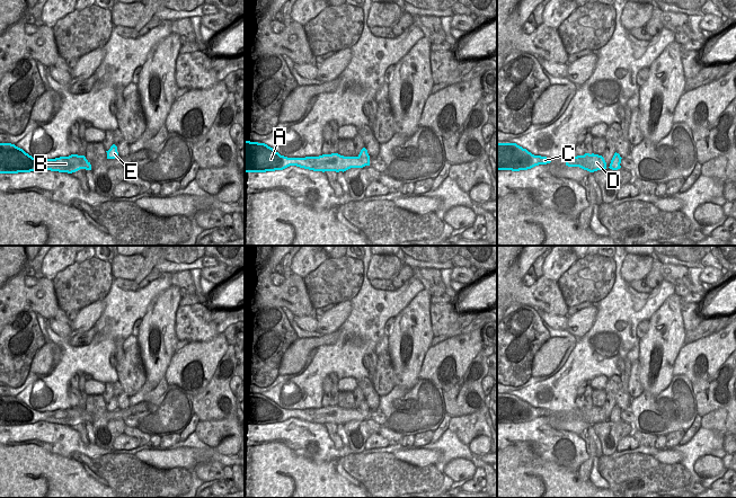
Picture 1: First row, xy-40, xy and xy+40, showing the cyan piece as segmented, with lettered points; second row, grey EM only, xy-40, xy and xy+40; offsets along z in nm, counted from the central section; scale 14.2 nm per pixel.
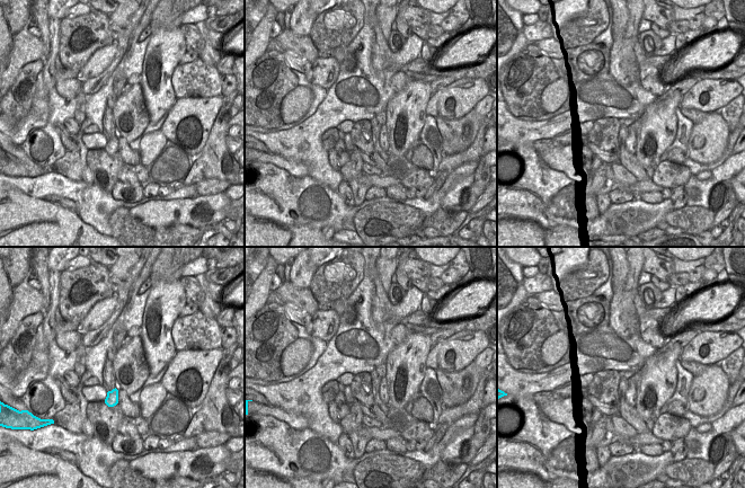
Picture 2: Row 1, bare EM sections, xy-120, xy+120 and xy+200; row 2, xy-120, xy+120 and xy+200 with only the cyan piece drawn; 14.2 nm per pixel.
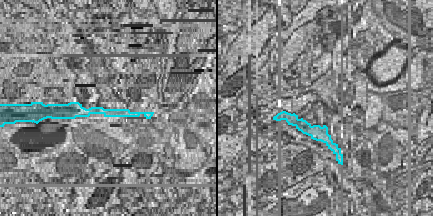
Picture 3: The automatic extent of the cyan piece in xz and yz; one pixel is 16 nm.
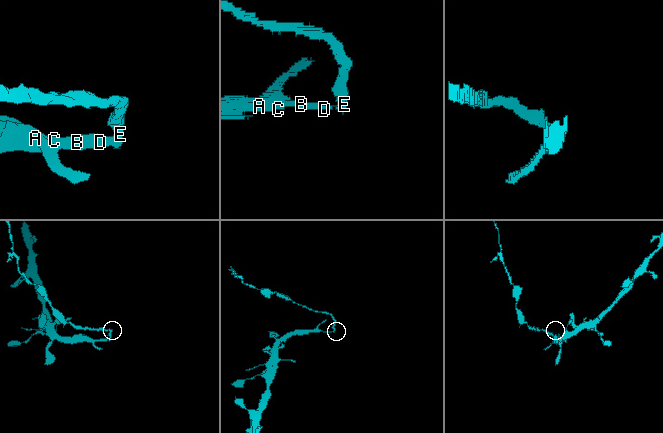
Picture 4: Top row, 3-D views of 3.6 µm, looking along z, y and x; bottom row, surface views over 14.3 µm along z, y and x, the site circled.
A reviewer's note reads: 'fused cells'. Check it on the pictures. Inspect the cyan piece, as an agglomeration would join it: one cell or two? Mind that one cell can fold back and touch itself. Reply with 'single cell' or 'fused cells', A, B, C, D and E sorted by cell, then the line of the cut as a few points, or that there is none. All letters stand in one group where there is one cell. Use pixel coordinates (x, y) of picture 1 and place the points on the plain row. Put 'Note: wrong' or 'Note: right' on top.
Note: right
fused cells; A B C D / E; cut in xy along (358, 407), (363, 418)

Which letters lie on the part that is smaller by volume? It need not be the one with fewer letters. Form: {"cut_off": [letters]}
{"cut_off": ["E"]}

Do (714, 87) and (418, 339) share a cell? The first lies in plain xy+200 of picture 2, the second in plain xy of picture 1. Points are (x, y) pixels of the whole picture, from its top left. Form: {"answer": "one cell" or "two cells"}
{"answer": "two cells"}

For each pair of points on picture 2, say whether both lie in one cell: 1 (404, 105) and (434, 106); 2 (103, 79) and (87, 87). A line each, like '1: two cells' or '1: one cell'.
1: two cells
2: one cell

